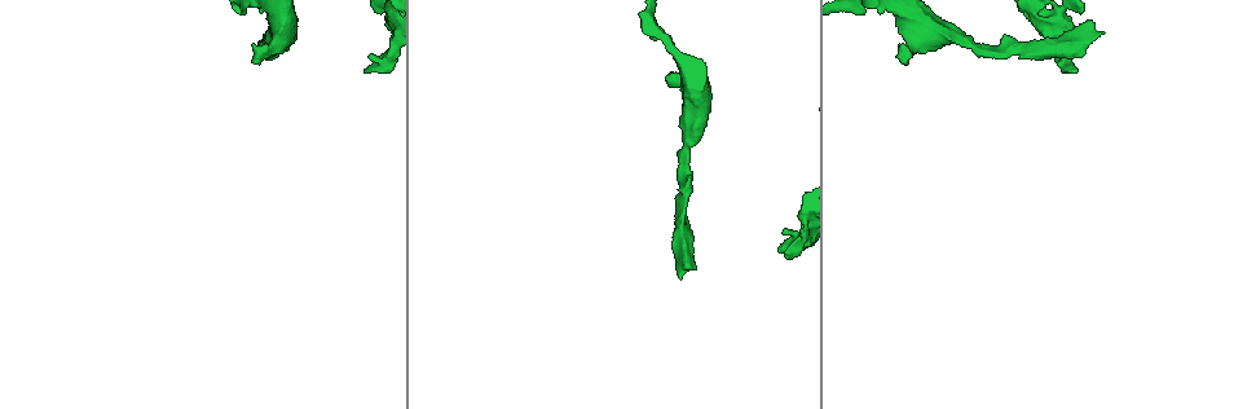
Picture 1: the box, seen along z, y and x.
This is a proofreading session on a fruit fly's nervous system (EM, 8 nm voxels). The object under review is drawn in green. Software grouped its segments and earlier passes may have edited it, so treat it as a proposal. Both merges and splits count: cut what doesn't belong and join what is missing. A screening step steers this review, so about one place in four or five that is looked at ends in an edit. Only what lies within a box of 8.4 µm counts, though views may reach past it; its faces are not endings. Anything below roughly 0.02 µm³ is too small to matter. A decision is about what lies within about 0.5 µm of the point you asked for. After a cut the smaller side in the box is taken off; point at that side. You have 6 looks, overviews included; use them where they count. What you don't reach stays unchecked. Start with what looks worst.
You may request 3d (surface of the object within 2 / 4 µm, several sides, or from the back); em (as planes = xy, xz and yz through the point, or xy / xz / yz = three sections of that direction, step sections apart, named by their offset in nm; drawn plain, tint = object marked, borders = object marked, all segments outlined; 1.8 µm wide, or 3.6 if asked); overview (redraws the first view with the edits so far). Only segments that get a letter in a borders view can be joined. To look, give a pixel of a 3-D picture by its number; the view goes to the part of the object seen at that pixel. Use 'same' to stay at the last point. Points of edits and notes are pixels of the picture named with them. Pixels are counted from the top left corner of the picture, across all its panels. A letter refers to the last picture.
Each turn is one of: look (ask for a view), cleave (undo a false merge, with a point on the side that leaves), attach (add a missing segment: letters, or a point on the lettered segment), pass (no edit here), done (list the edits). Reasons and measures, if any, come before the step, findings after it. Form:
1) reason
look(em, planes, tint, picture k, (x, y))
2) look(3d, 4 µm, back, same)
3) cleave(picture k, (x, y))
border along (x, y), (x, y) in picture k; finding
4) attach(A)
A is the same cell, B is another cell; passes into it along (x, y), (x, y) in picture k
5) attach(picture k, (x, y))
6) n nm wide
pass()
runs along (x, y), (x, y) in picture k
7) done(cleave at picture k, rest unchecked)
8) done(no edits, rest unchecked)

end of a long branch
look(3d, 2 µm, picture 1, (1102, 34))

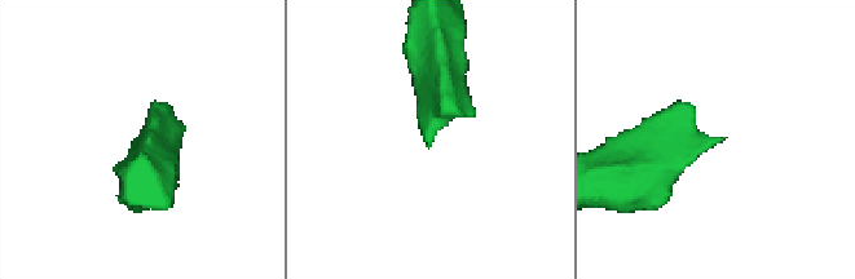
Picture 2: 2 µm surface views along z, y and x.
now the EM
look(em, planes, borders, picture 2, (138, 138))

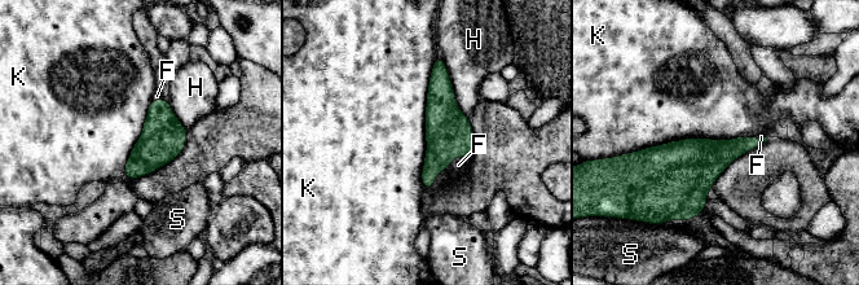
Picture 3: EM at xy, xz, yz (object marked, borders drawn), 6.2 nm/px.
attach(F)
F is the same cell, H, K and S are other cells; passes into it along (448, 131), (446, 166), (458, 165) in picture 3; the neuron continues

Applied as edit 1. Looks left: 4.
an open end
look(em, xz, step 8, borders, picture 1, (368, 70))

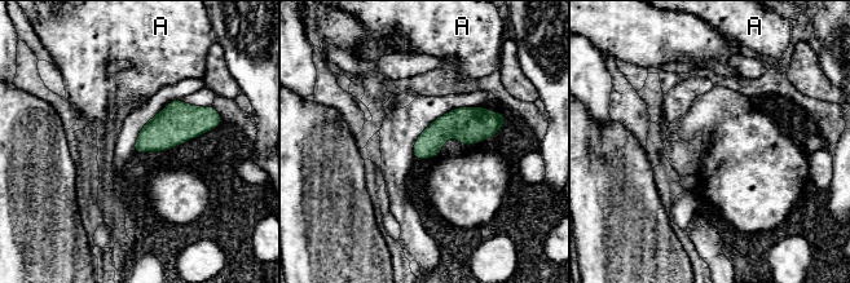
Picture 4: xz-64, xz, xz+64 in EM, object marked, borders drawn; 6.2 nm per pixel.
look(em, planes, borders, same)

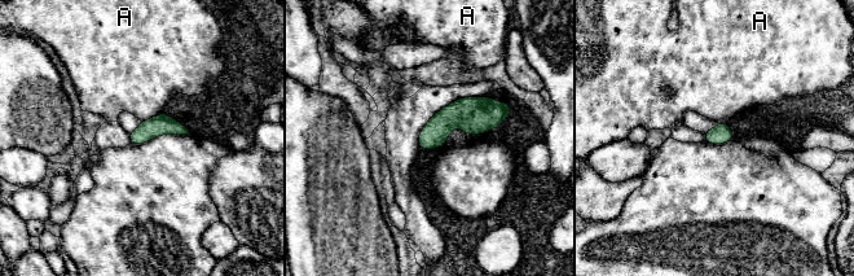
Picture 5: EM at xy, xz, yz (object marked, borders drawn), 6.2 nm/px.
120 nm wide
pass()
A is another cell; border along (163, 112), (141, 122) in picture 5; no lettered segment goes on from it

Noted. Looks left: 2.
look(em, planes, borders, picture 1, (675, 82))

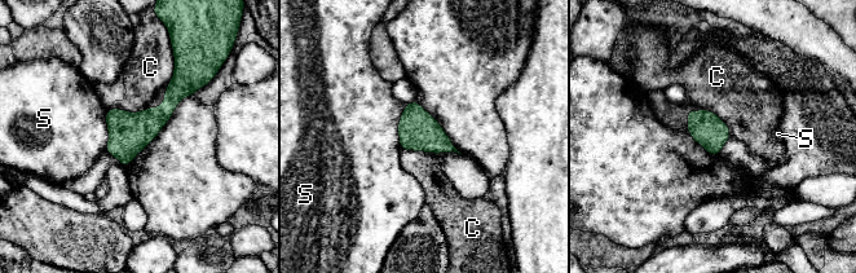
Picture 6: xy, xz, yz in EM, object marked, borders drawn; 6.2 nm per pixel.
pass()
C and S are other cells; runs along (184, 75), (123, 162) in picture 6; no lettered segment goes on from it

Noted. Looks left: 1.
done(attach at picture 3, rest unchecked)

